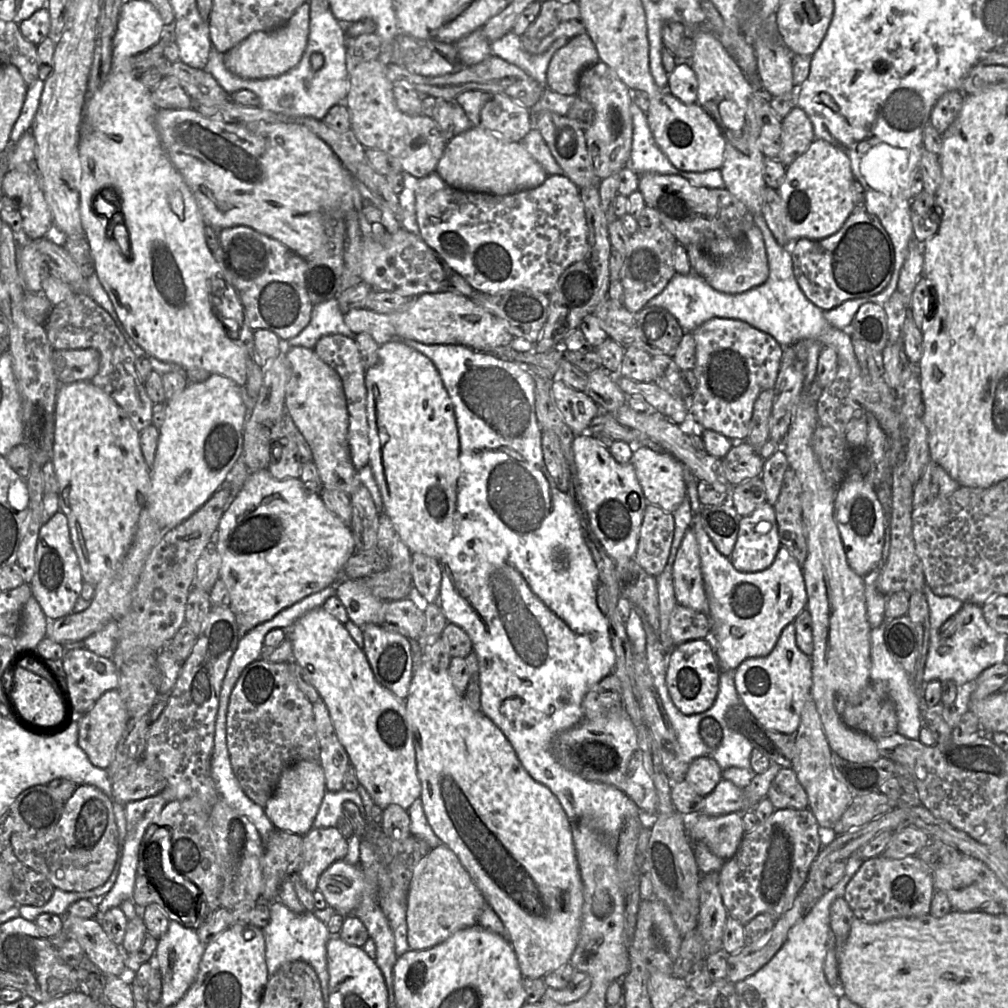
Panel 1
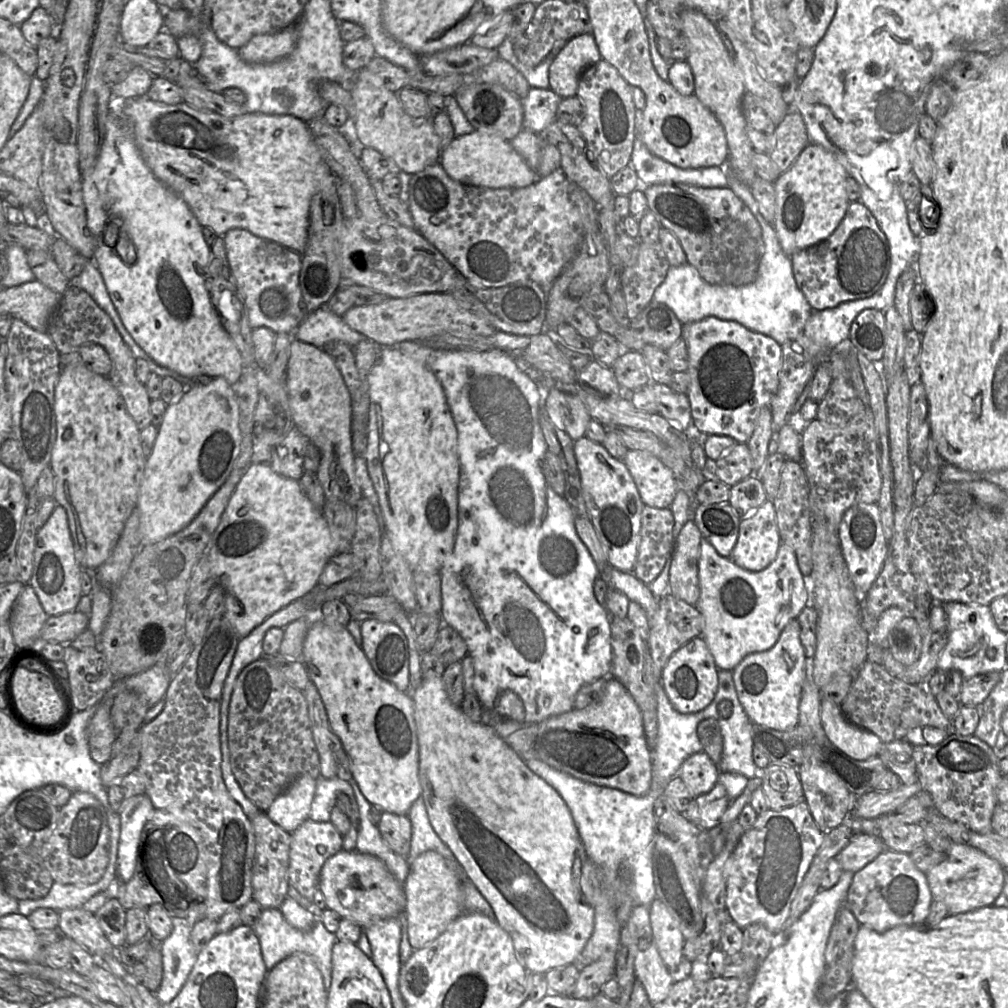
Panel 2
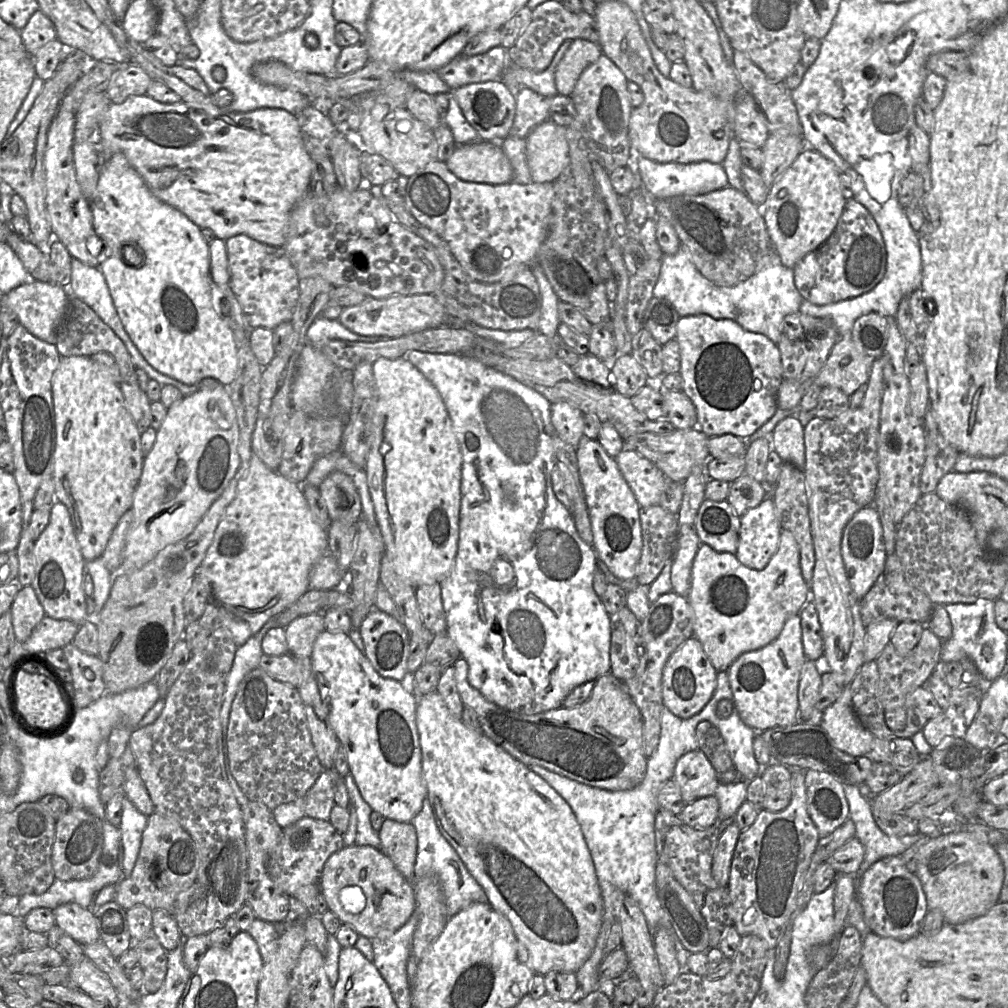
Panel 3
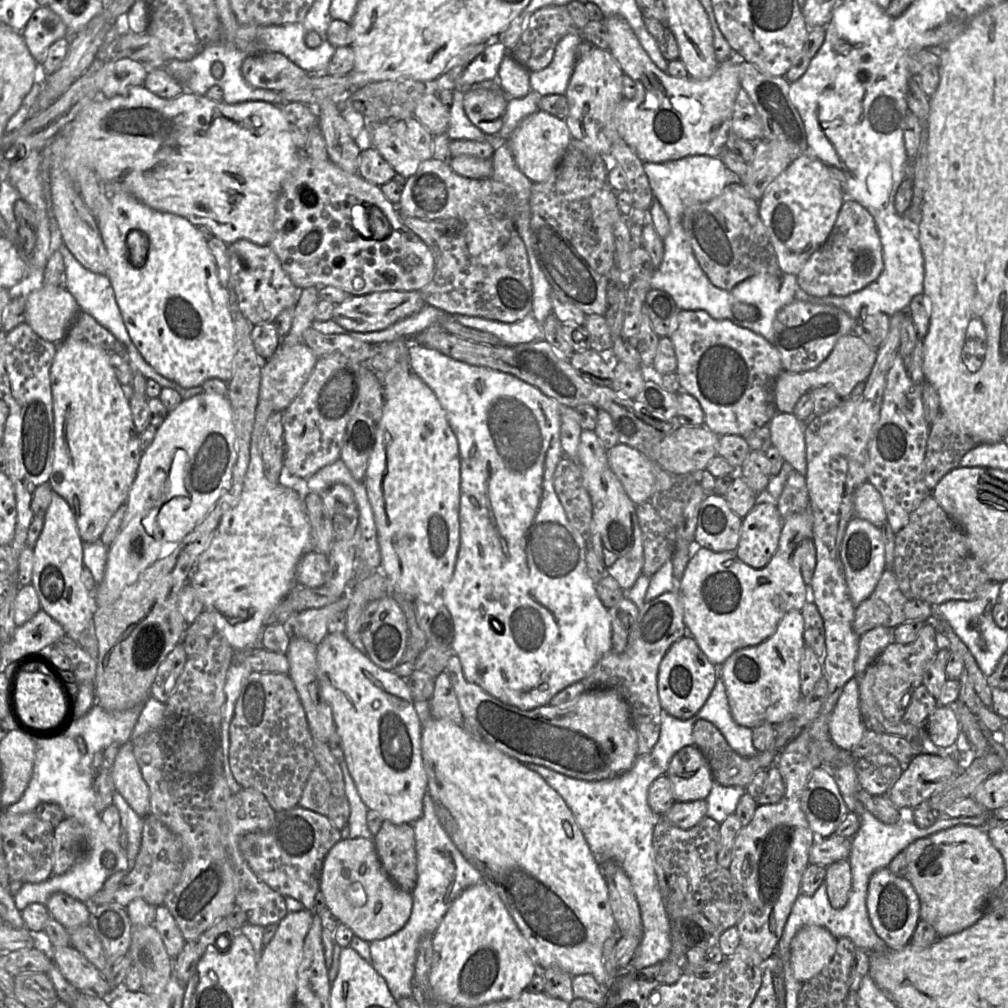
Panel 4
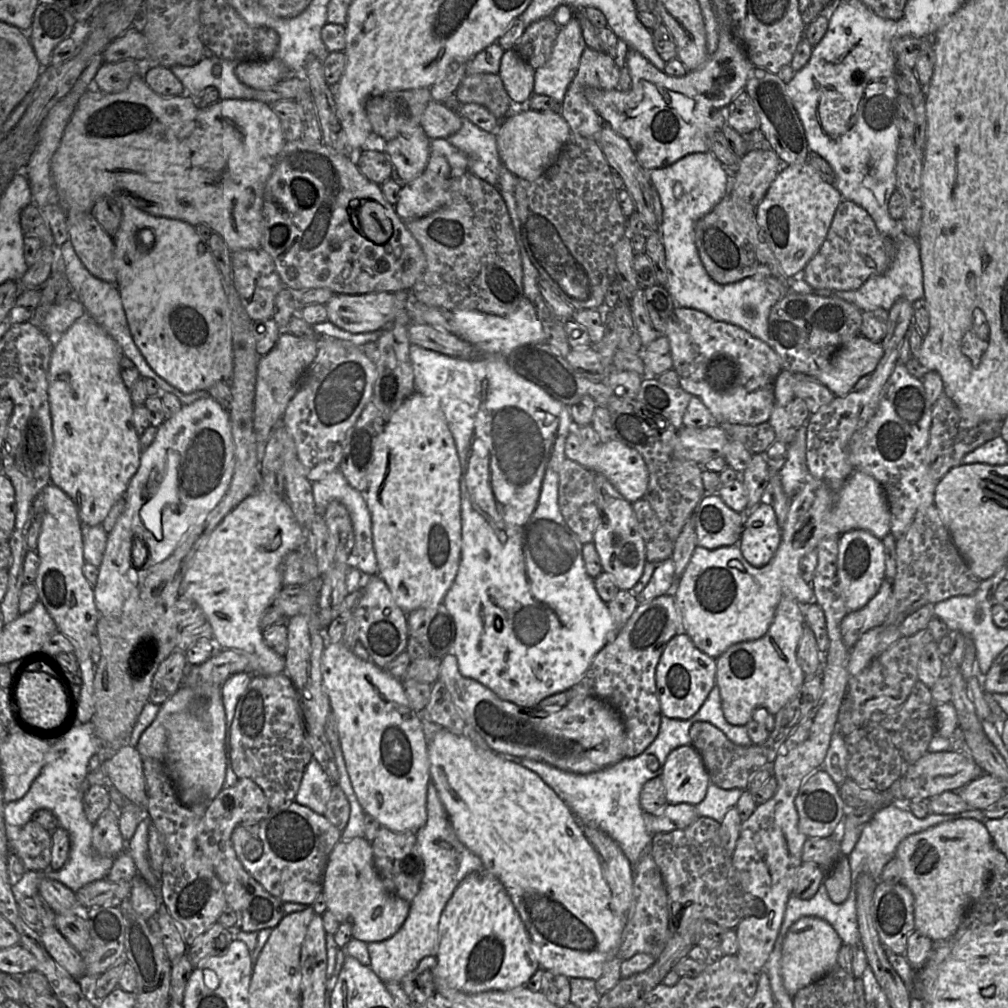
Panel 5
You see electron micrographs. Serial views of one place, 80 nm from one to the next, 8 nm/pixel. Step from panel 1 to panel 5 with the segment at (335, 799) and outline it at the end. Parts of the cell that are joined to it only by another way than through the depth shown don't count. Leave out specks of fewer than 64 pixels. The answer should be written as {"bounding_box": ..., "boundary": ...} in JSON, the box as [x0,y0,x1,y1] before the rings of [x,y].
{"bounding_box":[295,758,332,815],"boundary":[[[312,758],[306,766],[295,801],[324,815],[332,784],[319,763]]]}

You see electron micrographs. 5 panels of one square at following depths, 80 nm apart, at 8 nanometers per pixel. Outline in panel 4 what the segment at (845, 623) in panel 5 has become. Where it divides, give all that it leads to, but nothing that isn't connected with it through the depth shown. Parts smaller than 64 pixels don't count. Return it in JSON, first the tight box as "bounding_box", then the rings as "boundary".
{"bounding_box":[852,568,933,636],"boundary":[[[886,568],[872,594],[856,606],[852,629],[857,636],[875,627],[895,628],[908,621],[928,622],[933,620],[933,606],[927,602],[909,599],[901,592],[892,568]]]}

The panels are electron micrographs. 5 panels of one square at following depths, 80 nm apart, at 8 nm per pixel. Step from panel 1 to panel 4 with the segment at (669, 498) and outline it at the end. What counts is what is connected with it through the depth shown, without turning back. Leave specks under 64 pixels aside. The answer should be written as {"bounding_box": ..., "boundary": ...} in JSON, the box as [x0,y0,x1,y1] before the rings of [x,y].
{"bounding_box":[607,443,655,505],"boundary":[[[618,443],[607,450],[610,469],[635,505],[649,502],[655,492],[652,462],[638,450]]]}

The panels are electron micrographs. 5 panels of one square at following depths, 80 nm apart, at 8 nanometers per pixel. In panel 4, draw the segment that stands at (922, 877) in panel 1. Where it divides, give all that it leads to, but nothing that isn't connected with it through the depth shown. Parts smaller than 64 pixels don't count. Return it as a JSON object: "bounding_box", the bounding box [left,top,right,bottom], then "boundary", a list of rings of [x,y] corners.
{"bounding_box":[866,868,920,950],"boundary":[[[888,868],[876,871],[869,880],[866,906],[873,929],[890,949],[902,950],[910,944],[920,920],[920,900],[906,878],[894,875]]]}

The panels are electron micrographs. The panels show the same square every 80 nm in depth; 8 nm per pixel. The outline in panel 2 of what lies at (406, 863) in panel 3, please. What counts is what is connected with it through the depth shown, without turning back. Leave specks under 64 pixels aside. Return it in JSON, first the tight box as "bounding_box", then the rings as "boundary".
{"bounding_box":[377,812,412,858],"boundary":[[[382,812],[381,821],[377,827],[385,843],[395,853],[407,858],[412,838],[411,822],[408,816]]]}

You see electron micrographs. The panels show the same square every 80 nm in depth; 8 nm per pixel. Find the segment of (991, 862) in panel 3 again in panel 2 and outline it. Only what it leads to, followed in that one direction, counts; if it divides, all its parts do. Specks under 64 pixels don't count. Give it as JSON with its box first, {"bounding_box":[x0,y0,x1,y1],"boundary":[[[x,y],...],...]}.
{"bounding_box":[926,843,1005,915],"boundary":[[[952,843],[947,854],[933,850],[933,867],[926,877],[933,900],[943,902],[951,915],[993,905],[1005,883],[1005,871],[999,862],[977,848],[958,843]]]}

